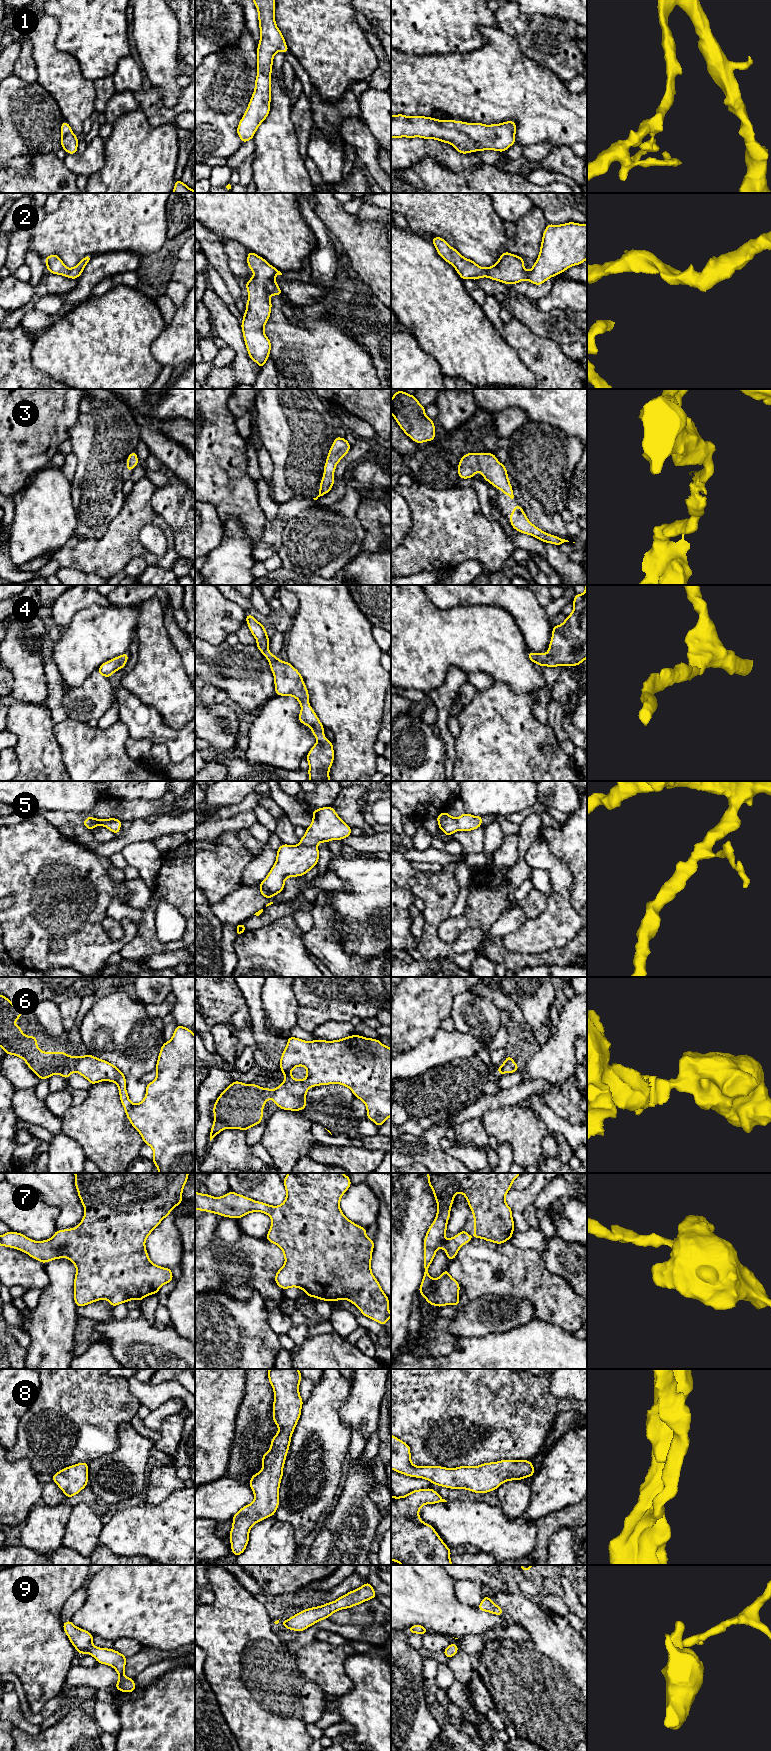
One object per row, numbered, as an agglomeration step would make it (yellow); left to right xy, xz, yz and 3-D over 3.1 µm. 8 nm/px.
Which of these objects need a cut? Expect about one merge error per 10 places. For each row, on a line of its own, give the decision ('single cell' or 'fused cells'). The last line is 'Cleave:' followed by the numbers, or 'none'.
1: single cell
2: single cell
3: single cell
4: single cell
5: single cell
6: fused cells
7: single cell
8: single cell
9: single cell
Cleave: 6

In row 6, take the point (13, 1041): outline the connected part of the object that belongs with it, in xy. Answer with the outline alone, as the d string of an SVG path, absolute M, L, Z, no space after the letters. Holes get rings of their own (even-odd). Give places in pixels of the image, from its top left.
M0 994L0 1046L5 1054L22 1058L40 1080L54 1074L67 1079L75 1072L81 1057L68 1056L66 1052L43 1052L38 1048L36 1036L26 1036L20 1026L14 1025L25 1011Z

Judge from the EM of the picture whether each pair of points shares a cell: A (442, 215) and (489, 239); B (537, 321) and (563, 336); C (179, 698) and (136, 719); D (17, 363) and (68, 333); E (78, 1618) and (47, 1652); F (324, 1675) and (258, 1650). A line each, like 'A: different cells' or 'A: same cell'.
A: same cell
B: same cell
C: different cells
D: different cells
E: different cells
F: different cells

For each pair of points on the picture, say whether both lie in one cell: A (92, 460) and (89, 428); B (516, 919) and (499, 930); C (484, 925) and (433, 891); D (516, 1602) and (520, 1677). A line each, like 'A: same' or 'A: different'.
A: same
B: same
C: different
D: same

